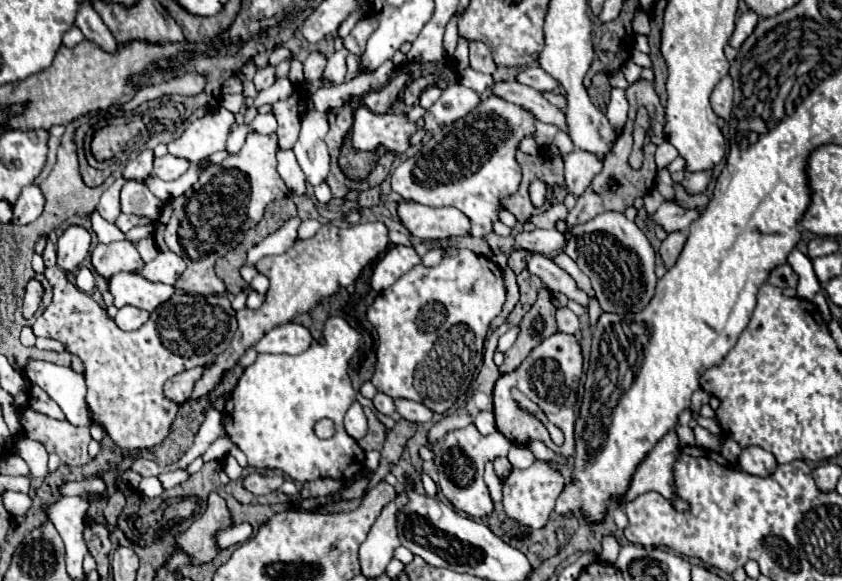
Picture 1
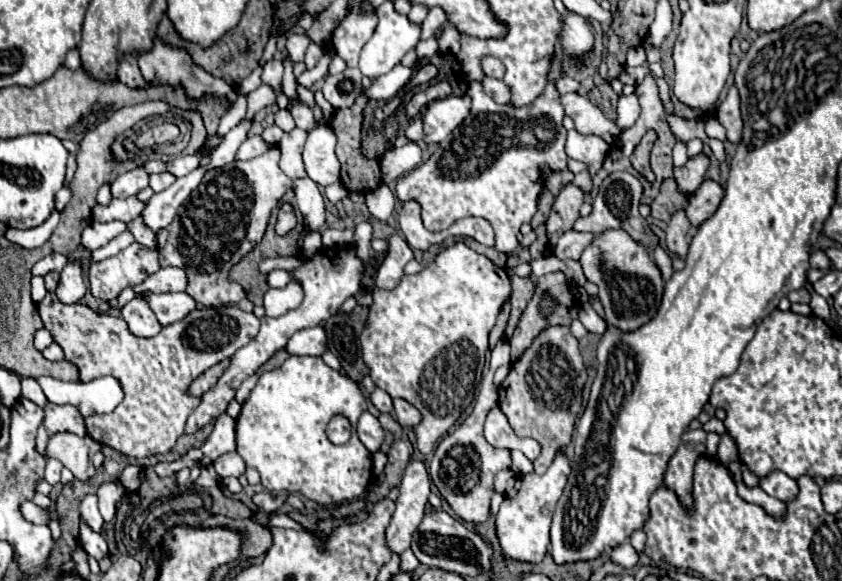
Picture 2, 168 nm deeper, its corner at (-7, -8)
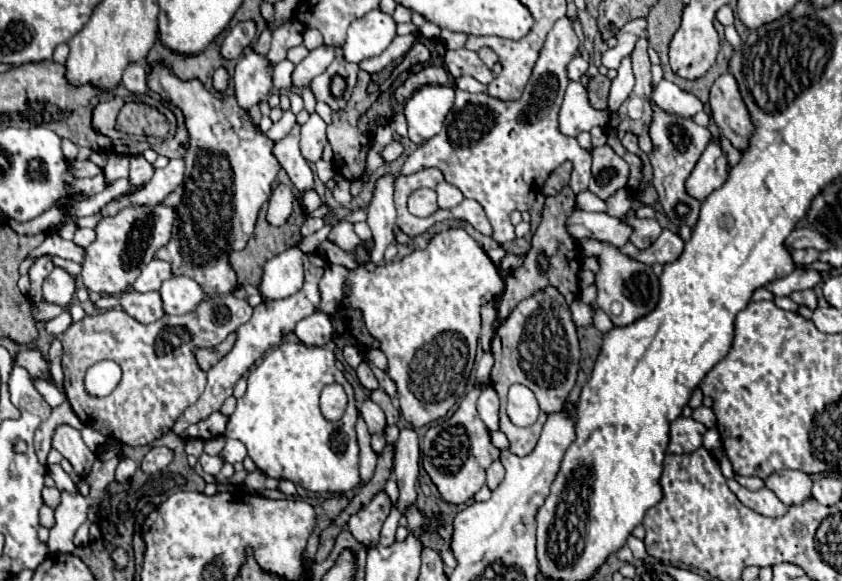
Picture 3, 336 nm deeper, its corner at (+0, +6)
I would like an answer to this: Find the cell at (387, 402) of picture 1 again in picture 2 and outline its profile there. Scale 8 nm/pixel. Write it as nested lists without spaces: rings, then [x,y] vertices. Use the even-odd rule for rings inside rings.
[[[376,387],[376,391],[370,395],[370,401],[374,403],[374,407],[376,407],[380,413],[390,413],[390,415],[394,417],[392,399],[390,399],[390,395],[388,395],[386,391],[382,391],[382,389],[378,389],[378,387]]]

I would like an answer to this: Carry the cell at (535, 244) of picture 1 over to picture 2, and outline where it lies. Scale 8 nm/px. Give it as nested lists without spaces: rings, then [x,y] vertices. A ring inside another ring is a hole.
[[[566,231],[560,239],[558,245],[552,247],[552,253],[560,259],[580,259],[580,253],[584,247],[592,241],[592,233],[578,233],[578,231]]]

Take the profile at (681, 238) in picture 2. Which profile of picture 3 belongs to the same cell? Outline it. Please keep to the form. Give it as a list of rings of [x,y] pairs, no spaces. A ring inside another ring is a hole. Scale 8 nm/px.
[[[651,101],[653,107],[653,119],[649,125],[649,135],[651,135],[651,143],[653,143],[653,151],[649,153],[649,161],[653,167],[653,185],[659,193],[659,201],[663,205],[665,215],[675,223],[675,225],[689,225],[693,227],[699,219],[699,209],[701,209],[701,201],[695,201],[691,195],[687,195],[685,191],[685,181],[691,175],[697,159],[701,157],[701,153],[705,151],[705,147],[711,141],[711,133],[707,127],[697,125],[693,119],[689,117],[679,117],[679,115],[671,115],[665,113],[661,107],[657,107]],[[671,125],[679,125],[683,129],[683,133],[689,137],[689,145],[679,151],[673,141],[671,141]]]

